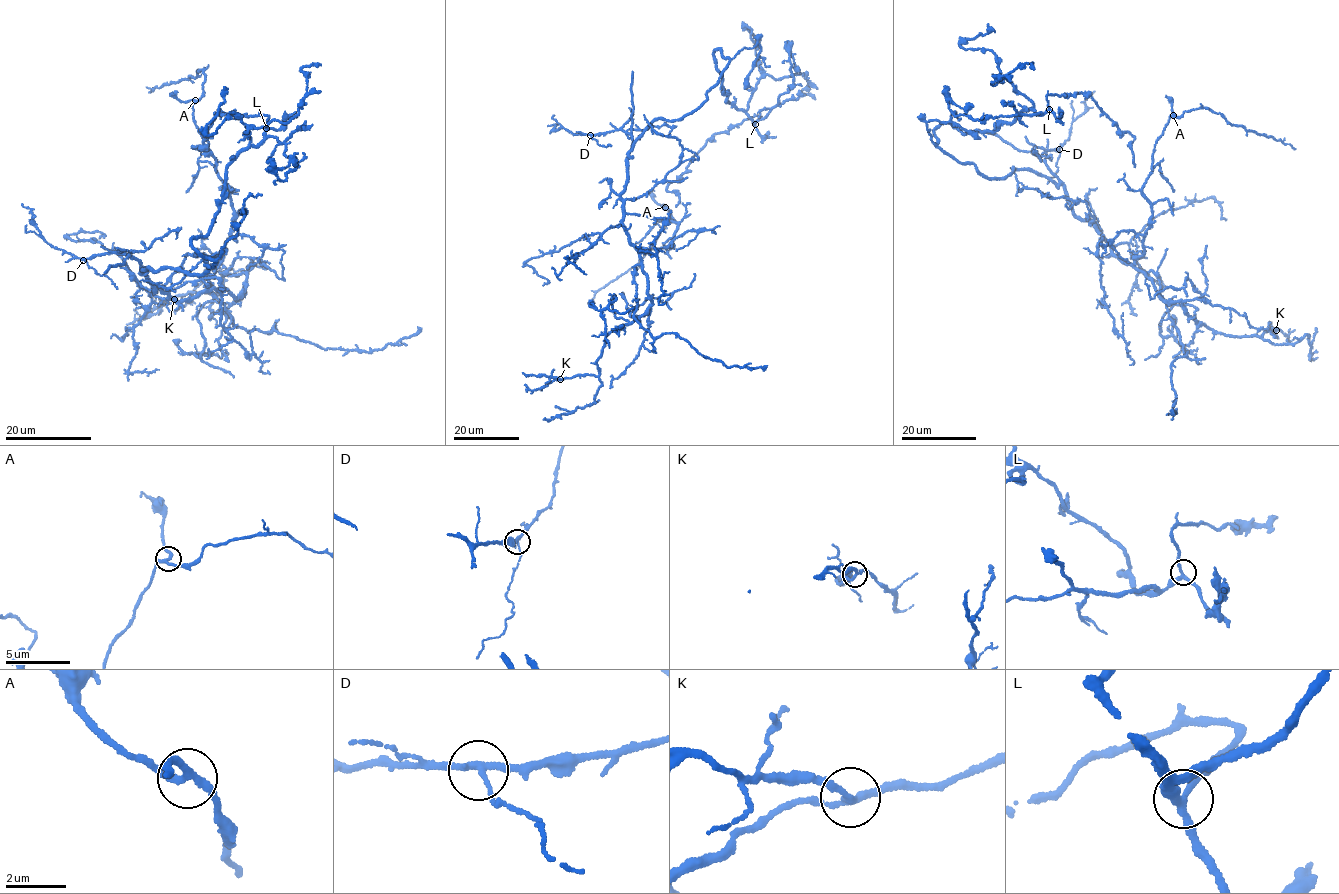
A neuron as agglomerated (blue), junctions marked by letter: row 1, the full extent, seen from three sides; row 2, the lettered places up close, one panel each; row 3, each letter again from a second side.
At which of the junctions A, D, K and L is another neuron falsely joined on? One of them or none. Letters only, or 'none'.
none

